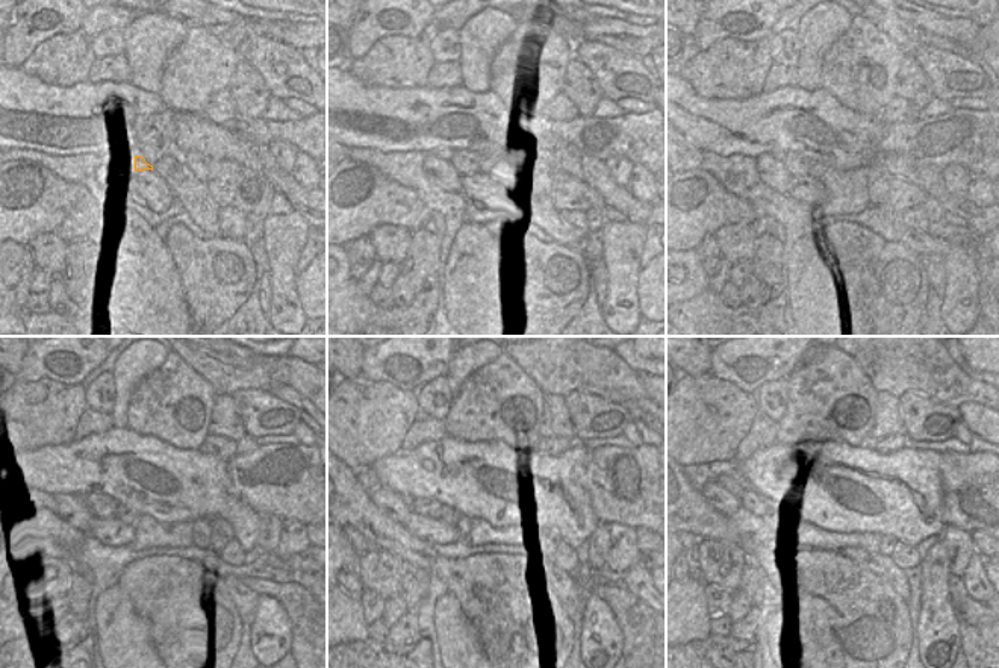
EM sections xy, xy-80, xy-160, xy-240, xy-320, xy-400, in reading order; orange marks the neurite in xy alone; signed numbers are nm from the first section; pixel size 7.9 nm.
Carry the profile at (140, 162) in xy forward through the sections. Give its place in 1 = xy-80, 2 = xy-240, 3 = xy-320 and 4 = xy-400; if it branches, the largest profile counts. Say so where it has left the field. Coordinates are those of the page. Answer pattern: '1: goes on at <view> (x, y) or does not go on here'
1: goes on at xy-80 (465, 161)
2: goes on at xy-240 (103, 506)
3: goes on at xy-320 (430, 508)
4: goes on at xy-400 (751, 500)

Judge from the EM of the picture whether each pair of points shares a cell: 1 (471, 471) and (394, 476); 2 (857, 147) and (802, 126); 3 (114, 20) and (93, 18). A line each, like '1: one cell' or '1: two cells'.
1: one cell
2: one cell
3: one cell

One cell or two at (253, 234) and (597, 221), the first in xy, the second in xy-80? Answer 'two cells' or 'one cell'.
one cell

